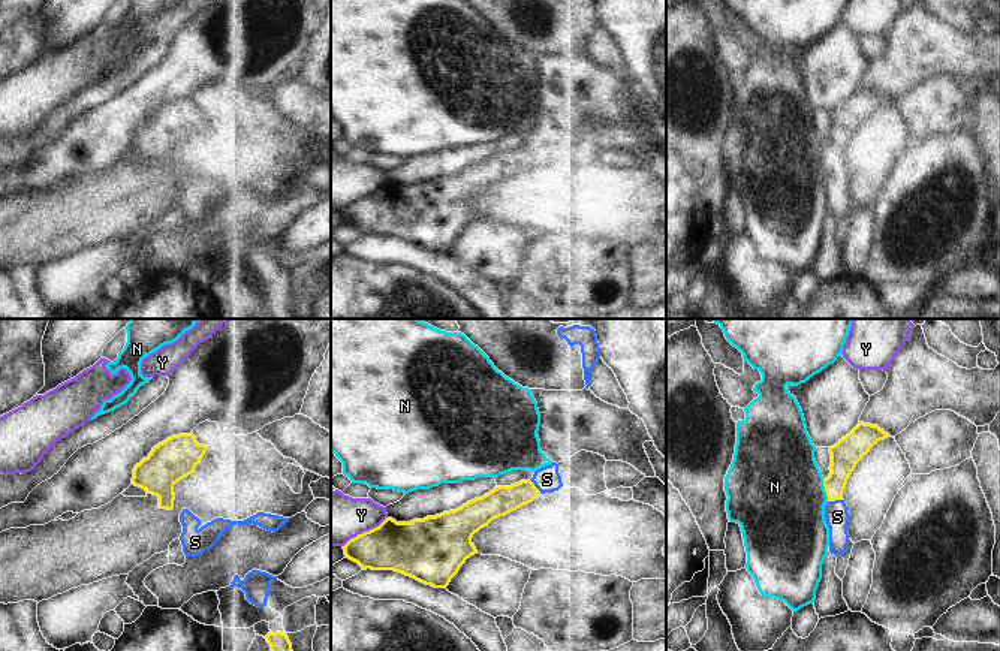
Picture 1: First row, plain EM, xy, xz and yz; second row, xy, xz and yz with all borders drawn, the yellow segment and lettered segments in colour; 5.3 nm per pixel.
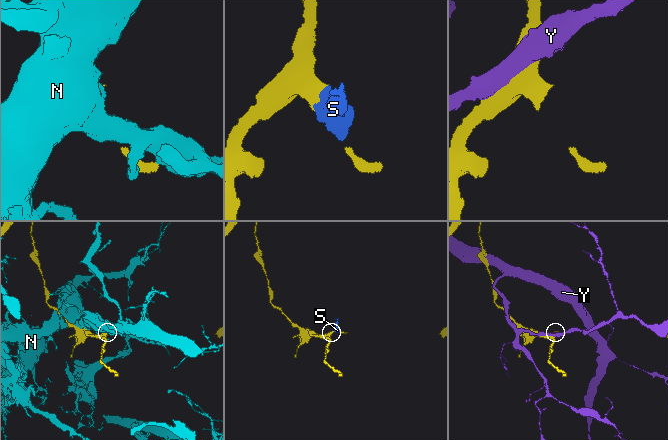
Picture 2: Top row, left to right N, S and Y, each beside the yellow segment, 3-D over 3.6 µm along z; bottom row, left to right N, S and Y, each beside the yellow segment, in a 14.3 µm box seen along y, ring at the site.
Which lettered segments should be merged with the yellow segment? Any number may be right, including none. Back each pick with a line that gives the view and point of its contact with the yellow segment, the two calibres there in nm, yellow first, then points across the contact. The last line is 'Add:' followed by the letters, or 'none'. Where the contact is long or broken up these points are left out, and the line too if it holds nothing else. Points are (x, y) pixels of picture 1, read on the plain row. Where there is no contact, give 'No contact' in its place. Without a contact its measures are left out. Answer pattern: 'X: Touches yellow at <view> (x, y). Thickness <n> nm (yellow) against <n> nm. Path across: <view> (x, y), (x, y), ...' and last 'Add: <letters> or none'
S: Touches yellow at yz (834, 165). Thickness 160 nm (yellow) against 130 nm. Path across: yz (845, 120), (834, 148), (834, 165), (837, 181)
Add: S.

